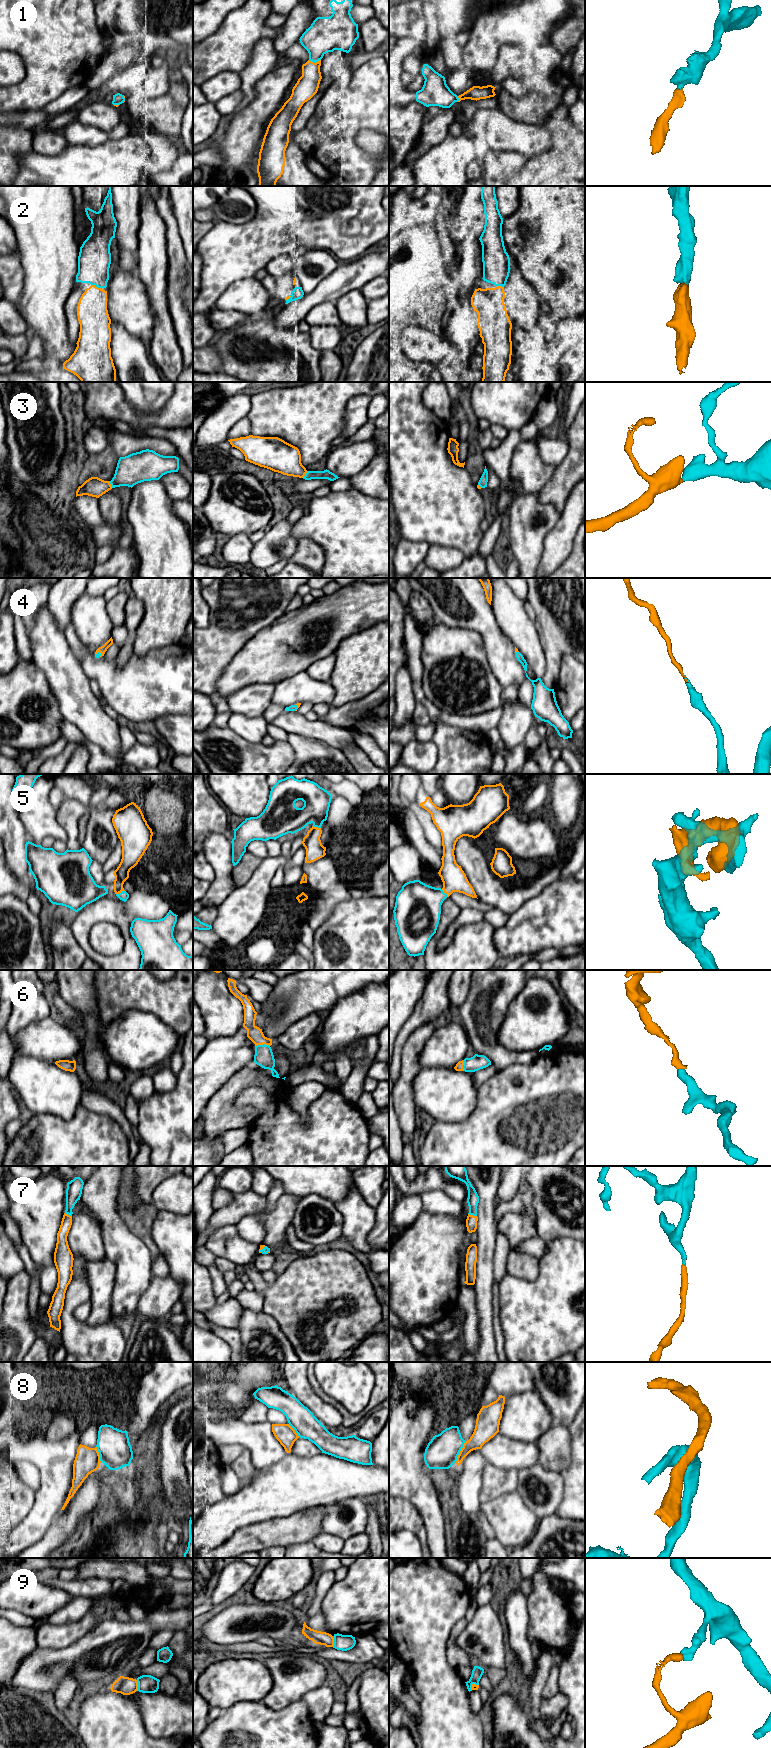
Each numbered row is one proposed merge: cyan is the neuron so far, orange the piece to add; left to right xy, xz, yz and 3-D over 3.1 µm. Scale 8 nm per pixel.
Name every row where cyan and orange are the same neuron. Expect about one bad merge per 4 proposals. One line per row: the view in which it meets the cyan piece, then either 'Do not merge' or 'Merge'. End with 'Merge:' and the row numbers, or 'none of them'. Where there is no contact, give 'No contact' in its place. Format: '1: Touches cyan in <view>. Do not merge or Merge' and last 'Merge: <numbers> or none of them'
1: Touches cyan in xz. Merge
2: Touches cyan in xy. Merge
3: Touches cyan in xy. Merge
4: Touches cyan in xy. Merge
5: Touches cyan in xy. Merge
6: Touches cyan in xz. Merge
7: Touches cyan in yz. Merge
8: Touches cyan in yz. Merge
9: Touches cyan in xy. Do not merge
Merge: 1, 2, 3, 4, 5, 6, 7, 8

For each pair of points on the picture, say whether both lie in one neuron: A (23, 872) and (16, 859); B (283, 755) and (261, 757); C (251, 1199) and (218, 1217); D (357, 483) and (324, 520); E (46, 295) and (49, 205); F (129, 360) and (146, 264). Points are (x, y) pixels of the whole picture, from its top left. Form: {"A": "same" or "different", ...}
{"A": "same", "B": "same", "C": "same", "D": "different", "E": "same", "F": "different"}

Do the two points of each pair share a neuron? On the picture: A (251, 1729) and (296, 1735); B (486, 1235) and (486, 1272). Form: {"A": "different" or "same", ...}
{"A": "same", "B": "same"}

